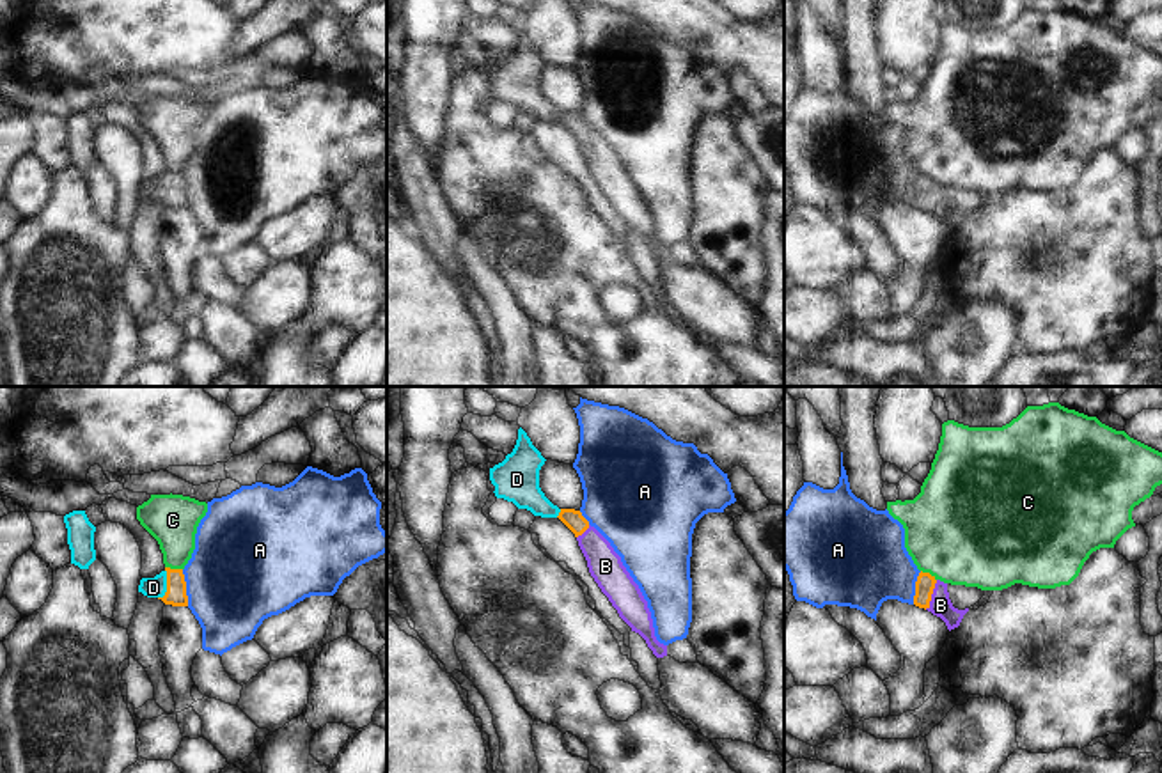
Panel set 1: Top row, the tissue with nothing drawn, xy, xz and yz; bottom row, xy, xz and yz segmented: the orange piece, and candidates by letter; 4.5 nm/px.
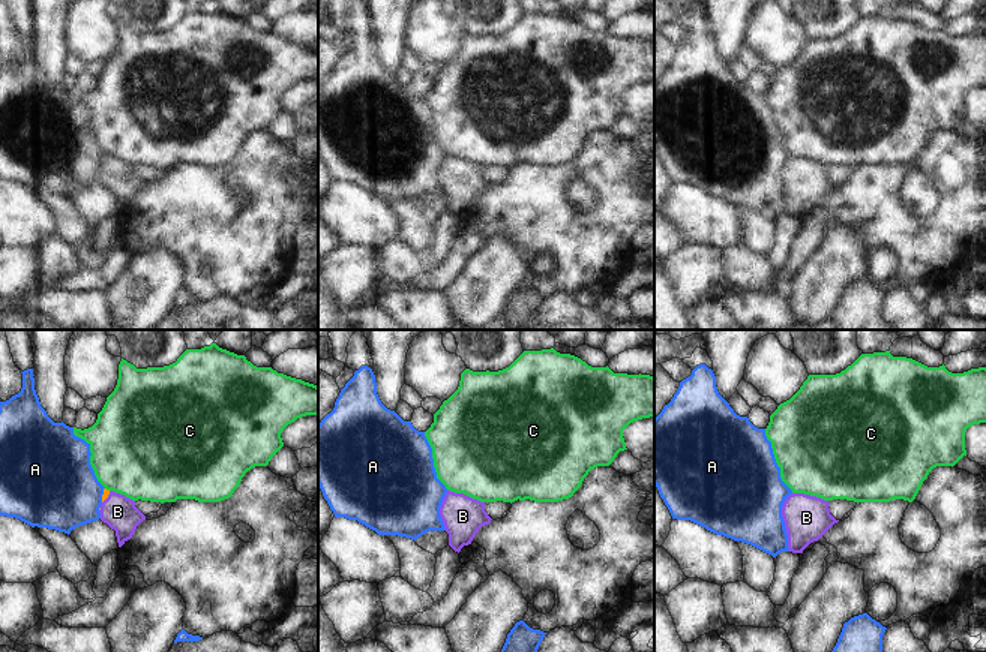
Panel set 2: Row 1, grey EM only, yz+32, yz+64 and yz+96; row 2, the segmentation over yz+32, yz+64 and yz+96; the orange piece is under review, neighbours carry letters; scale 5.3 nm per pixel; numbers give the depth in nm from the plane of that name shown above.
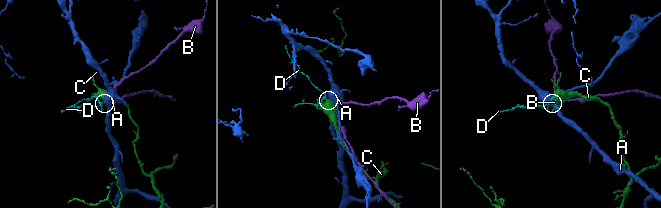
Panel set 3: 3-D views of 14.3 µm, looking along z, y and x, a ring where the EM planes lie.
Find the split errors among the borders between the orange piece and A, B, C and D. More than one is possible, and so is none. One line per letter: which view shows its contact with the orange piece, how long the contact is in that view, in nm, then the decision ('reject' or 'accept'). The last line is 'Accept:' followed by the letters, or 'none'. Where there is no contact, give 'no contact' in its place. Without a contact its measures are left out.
A: contact in xy; length 170 nm; reject
B: contact in yz; length 150 nm; accept
C: contact in xy; length 80 nm; reject
D: contact in xy; length 140 nm; accept
Accept: B, D

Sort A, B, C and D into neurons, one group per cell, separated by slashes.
A / B D / C

